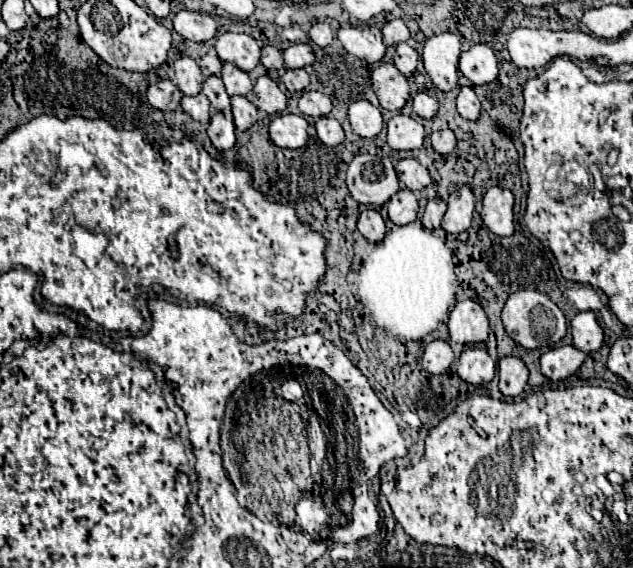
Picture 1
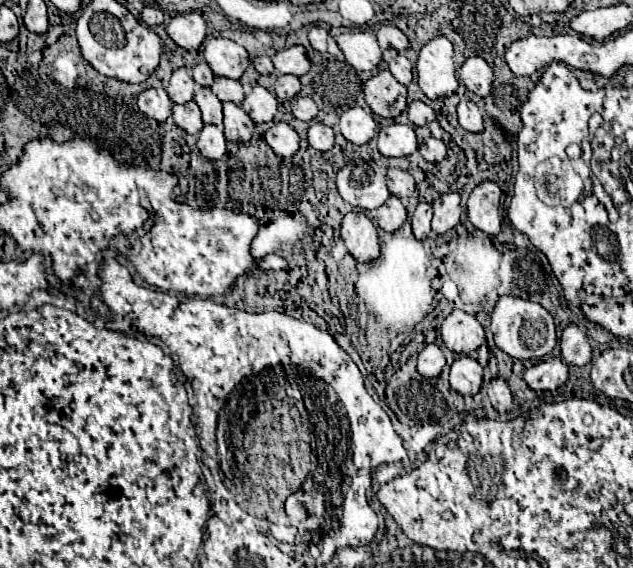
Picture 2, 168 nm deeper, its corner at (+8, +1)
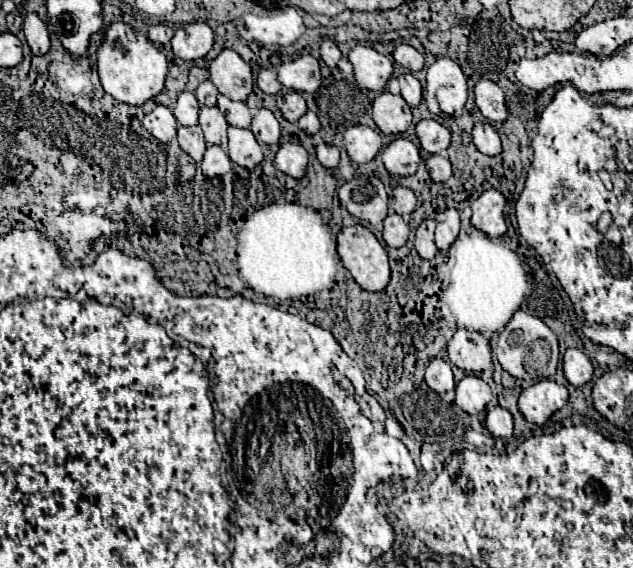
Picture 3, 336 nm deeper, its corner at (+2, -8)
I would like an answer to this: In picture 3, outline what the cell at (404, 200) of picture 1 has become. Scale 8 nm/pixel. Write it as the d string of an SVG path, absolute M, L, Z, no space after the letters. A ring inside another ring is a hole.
M388 212L386 220L384 220L384 228L382 228L382 238L390 248L400 248L406 244L410 234L408 224L402 220L402 216L398 216L396 212Z

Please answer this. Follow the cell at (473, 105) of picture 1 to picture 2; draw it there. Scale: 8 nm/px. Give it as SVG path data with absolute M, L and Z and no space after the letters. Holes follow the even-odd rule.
M462 99L458 103L458 121L466 131L472 131L472 133L482 131L482 111L480 111L480 107L474 101Z

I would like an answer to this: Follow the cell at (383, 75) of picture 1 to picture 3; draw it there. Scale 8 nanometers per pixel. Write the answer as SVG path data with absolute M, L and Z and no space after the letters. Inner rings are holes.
M382 92L372 104L372 118L384 134L404 134L412 124L412 110L402 96Z

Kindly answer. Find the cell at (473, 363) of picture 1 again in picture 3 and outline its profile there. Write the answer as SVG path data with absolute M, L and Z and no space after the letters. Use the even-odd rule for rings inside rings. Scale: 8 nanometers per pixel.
M466 376L456 386L456 406L470 416L484 412L490 400L492 400L490 386L478 376Z

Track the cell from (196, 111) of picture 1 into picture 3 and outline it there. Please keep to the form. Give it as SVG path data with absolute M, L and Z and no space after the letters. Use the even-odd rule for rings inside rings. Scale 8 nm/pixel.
M178 126L178 142L180 142L180 148L194 162L200 162L202 160L204 152L206 152L206 142L204 142L204 134L202 134L202 128L200 126L192 126L192 128Z

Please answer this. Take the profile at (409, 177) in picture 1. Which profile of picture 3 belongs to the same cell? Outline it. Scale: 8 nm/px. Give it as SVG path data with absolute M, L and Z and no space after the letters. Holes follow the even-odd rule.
M394 188L392 194L390 194L390 208L400 214L400 216L406 216L406 214L412 214L414 208L416 208L416 196L410 188Z

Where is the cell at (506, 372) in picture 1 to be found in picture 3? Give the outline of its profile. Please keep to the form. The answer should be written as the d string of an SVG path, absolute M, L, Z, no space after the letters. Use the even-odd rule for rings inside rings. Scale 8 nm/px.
M496 406L492 410L488 410L486 416L486 428L494 438L510 438L512 436L512 416L508 410Z

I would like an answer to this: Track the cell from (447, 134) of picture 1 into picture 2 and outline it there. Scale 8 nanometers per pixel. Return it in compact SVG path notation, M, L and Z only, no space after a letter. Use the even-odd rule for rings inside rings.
M428 137L422 145L420 145L420 153L426 161L432 161L432 163L438 163L446 157L446 145L442 139L434 139L434 137Z

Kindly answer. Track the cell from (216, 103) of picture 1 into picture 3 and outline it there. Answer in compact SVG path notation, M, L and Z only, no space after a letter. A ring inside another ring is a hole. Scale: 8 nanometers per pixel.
M200 108L200 122L198 124L200 124L200 128L204 132L204 140L208 144L218 144L218 146L226 148L228 122L218 108Z

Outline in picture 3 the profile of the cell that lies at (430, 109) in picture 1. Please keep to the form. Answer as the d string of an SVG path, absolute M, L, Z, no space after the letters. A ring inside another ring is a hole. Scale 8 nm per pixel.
M420 120L416 124L416 136L422 150L426 150L428 154L440 154L450 146L450 130L446 130L436 120Z

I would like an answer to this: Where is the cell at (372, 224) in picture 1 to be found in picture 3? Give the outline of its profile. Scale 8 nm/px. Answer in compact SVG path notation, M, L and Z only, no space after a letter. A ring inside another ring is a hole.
M356 224L338 232L338 256L360 288L380 292L390 282L388 254L376 236Z

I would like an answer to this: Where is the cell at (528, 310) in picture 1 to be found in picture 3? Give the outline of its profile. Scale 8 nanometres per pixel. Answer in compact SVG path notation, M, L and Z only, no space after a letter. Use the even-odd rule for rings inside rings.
M516 312L504 332L498 336L496 346L496 358L500 366L514 378L536 382L542 378L550 378L556 372L558 366L558 340L556 334L536 316L530 316L526 312Z

